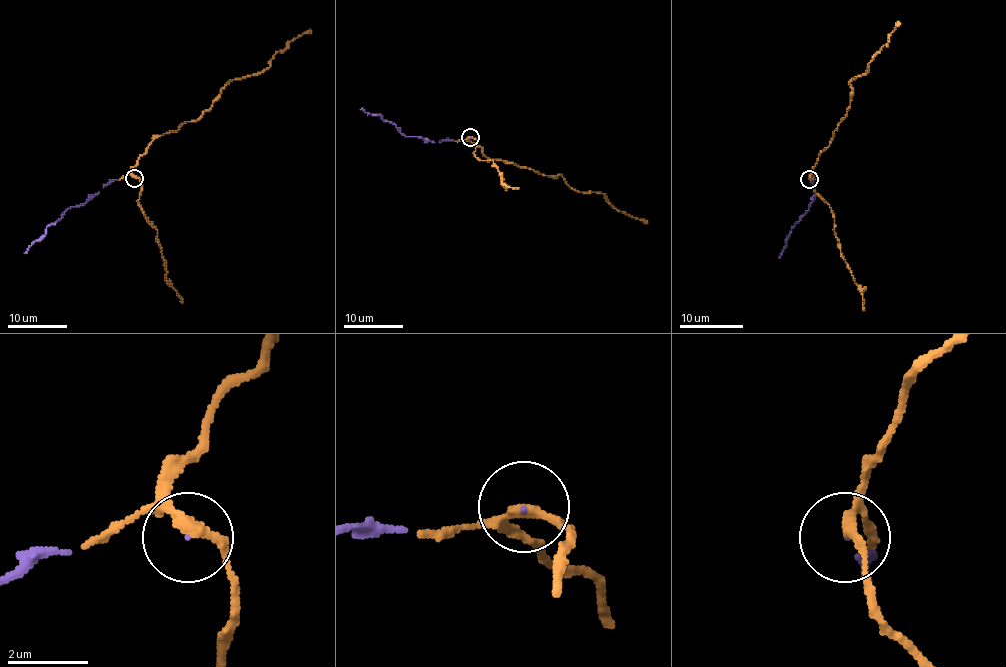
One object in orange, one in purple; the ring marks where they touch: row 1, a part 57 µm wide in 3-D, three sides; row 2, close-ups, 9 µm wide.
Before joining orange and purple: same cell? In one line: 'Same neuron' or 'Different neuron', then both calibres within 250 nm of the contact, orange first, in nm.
Same neuron. Thickness 200 nm (orange) against 40 nm

